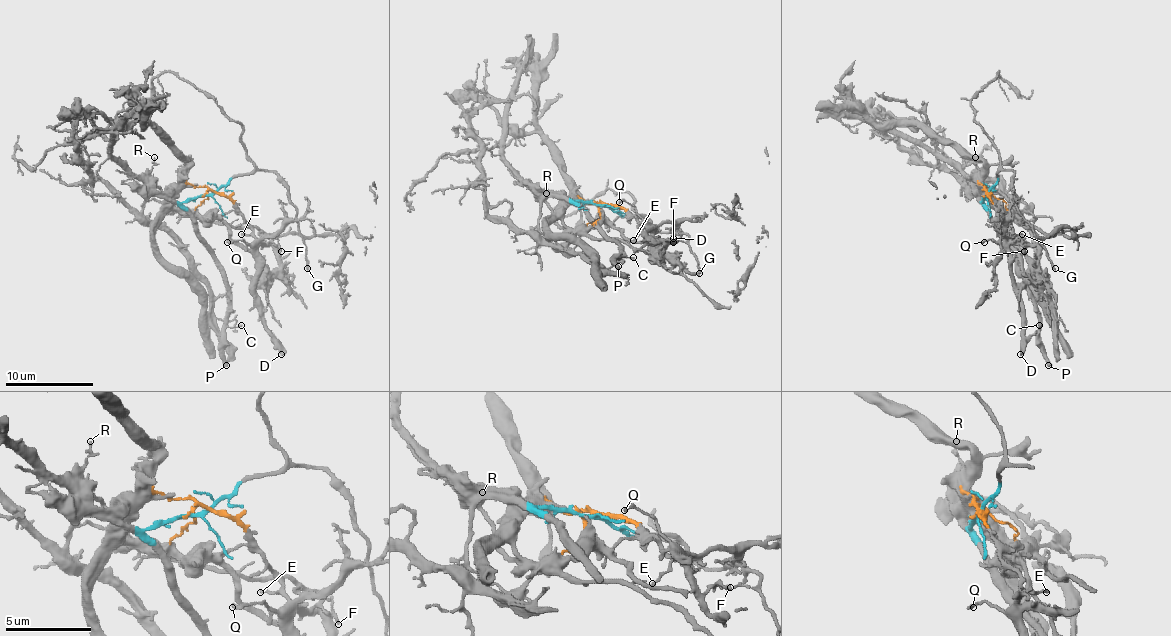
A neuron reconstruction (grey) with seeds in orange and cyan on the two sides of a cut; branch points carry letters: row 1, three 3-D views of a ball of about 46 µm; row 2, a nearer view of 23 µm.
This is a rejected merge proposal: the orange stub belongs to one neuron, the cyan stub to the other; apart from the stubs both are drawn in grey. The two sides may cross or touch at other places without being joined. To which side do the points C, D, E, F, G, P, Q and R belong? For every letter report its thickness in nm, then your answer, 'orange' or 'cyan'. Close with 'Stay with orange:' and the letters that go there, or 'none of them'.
C: calibre 110 nm; cyan
D: calibre 440 nm; orange
E: calibre 150 nm; orange
F: calibre 160 nm; orange
G: calibre 190 nm; cyan
P: calibre 360 nm; cyan
Q: calibre 170 nm; orange
R: calibre 160 nm; cyan
Stay with orange: D, E, F, Q

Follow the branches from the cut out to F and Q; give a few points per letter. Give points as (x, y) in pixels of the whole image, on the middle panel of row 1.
F: (598, 205), (618, 205), (658, 242), (673, 242)
Q: (598, 205), (618, 205), (643, 225), (647, 225), (632, 205), (618, 203)

